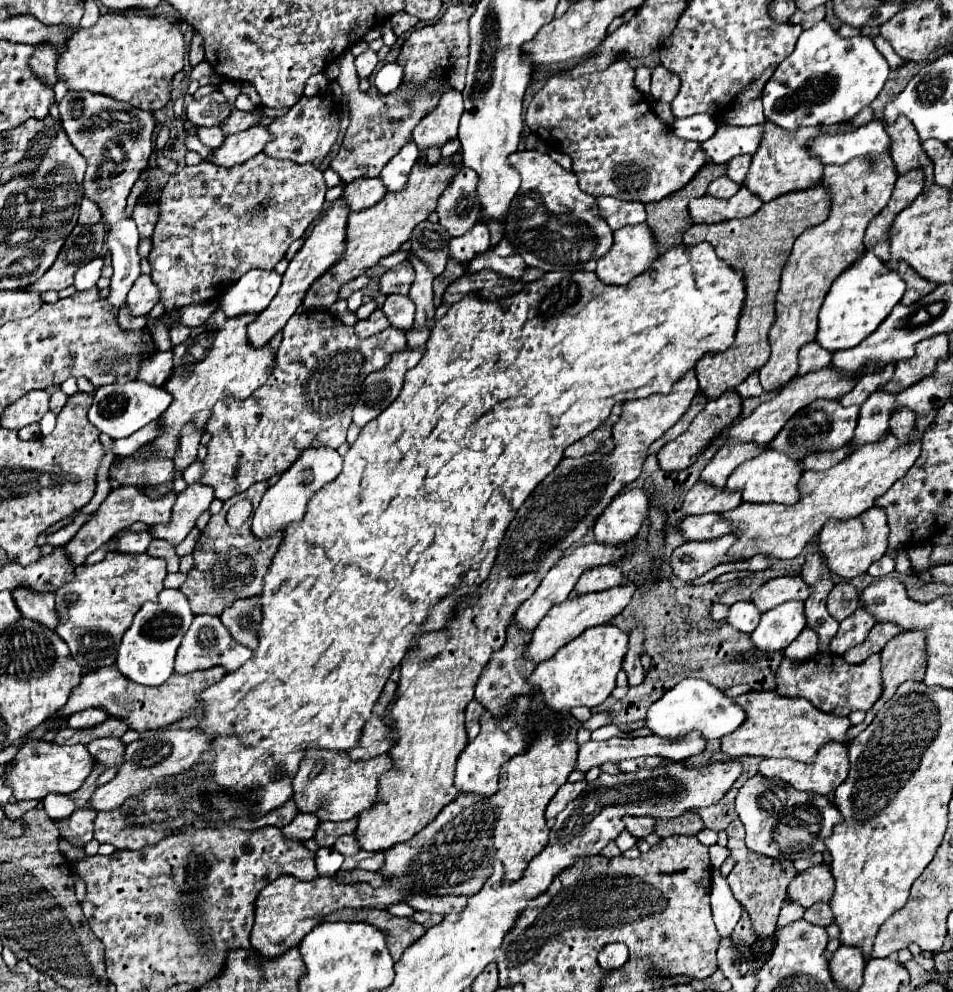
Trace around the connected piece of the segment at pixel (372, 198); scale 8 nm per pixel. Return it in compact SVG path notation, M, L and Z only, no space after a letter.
M377 177L375 179L355 179L345 185L341 201L345 201L349 211L363 211L375 205L385 193L387 191Z

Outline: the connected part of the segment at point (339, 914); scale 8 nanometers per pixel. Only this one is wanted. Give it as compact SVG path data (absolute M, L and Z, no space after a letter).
M339 909L327 915L323 921L363 921L383 931L391 957L399 961L405 947L419 939L427 929L407 917L395 917L385 909Z

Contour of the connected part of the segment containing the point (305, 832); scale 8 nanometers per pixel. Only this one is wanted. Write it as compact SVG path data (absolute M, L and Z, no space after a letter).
M301 813L297 815L287 827L283 827L283 835L287 839L295 839L295 841L307 841L313 837L315 829L317 829L317 823L319 819L315 815L307 815L307 813Z

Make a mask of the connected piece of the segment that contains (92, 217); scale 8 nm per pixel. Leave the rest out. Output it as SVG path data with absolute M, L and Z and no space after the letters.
M83 199L81 209L79 209L79 223L89 225L89 223L97 223L97 221L101 221L101 213L99 213L97 205L91 203L89 199Z

